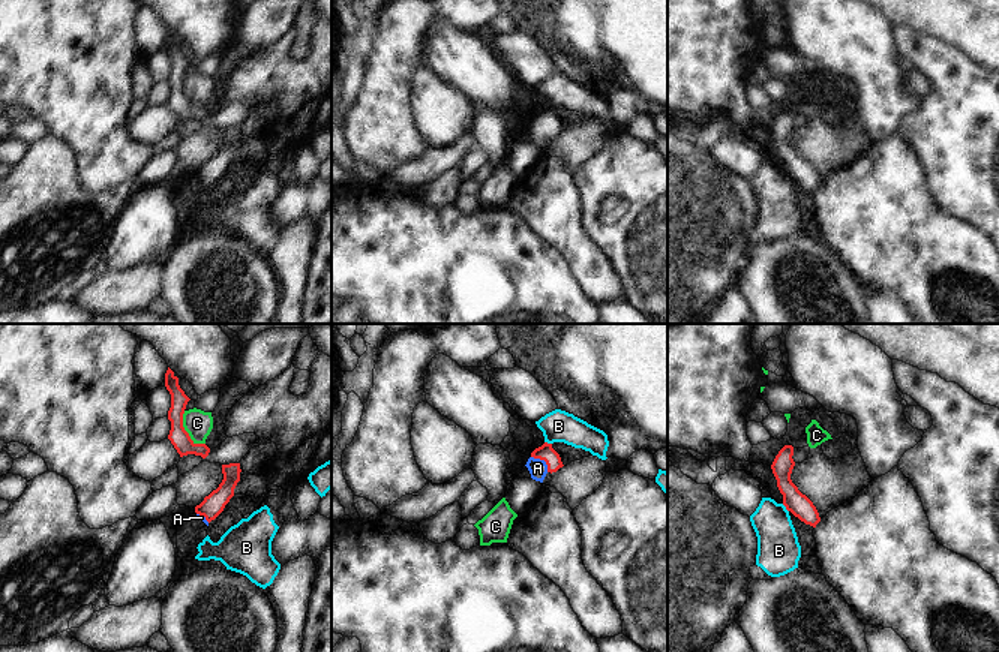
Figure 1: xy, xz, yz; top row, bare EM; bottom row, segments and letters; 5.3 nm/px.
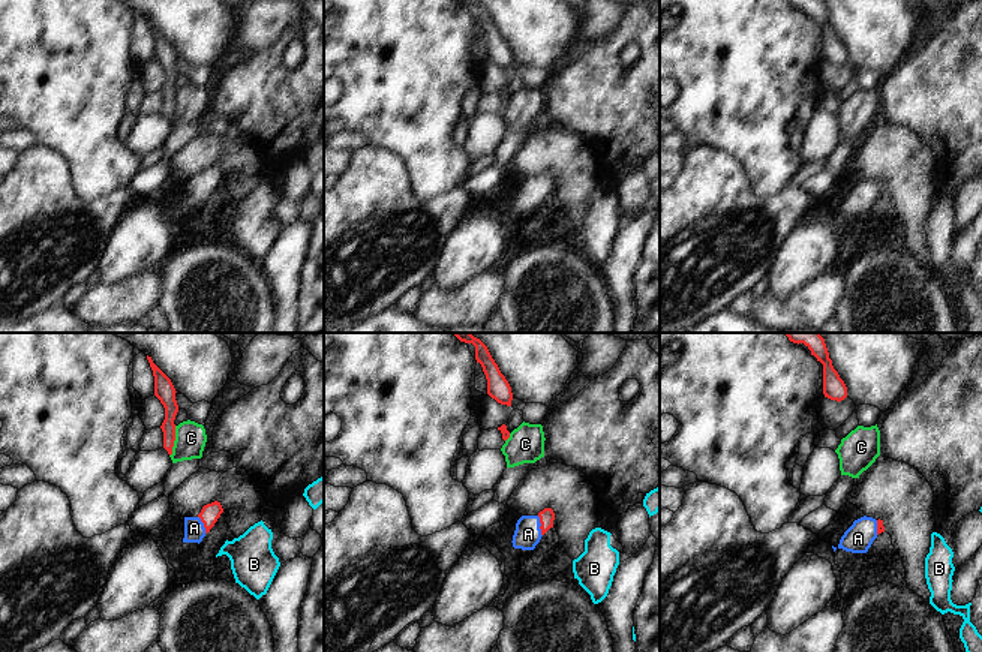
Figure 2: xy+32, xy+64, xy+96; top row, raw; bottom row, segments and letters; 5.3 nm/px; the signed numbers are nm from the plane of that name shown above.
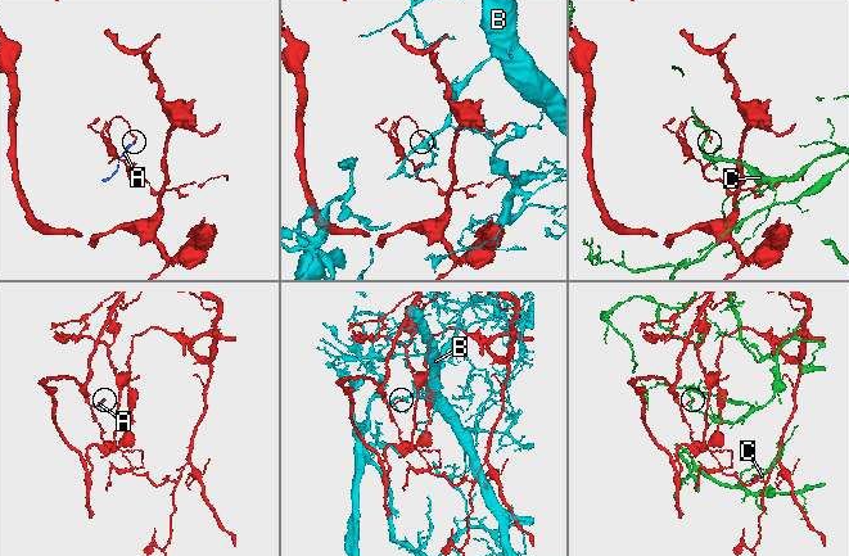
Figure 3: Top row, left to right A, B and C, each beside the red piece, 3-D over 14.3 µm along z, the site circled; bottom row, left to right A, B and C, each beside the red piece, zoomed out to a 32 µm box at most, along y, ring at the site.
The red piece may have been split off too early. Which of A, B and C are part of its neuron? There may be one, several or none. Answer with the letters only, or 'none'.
A

